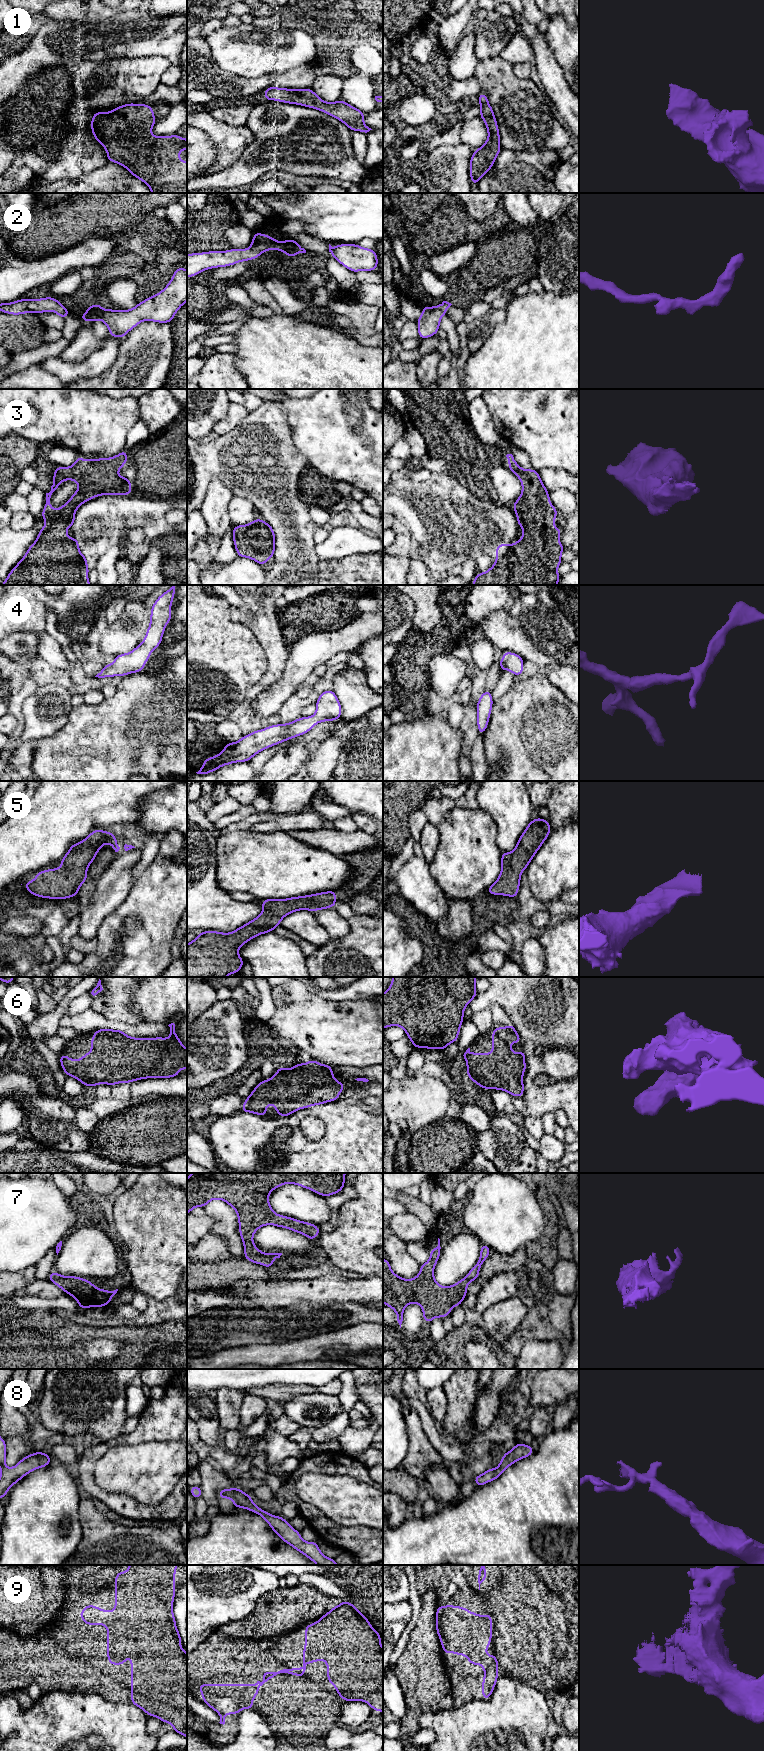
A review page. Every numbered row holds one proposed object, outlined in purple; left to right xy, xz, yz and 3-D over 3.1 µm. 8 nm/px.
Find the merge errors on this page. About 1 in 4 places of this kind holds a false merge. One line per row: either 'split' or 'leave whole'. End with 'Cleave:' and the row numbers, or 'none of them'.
1: leave whole
2: leave whole
3: leave whole
4: leave whole
5: leave whole
6: split
7: leave whole
8: leave whole
9: leave whole
Cleave: 6

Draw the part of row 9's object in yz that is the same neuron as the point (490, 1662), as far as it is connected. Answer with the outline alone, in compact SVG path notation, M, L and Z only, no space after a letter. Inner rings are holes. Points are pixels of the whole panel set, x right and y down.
M437 1606L436 1633L444 1655L464 1655L470 1665L482 1665L482 1700L492 1695L498 1680L498 1658L484 1652L492 1640L492 1614L478 1615L462 1606Z

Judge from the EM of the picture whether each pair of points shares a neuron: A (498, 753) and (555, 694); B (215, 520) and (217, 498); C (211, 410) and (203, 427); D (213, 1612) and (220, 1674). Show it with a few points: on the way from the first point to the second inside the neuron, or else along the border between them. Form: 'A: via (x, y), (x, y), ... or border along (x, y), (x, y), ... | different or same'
A: via (505, 733), (506, 720), (532, 694), (535, 694) | same
B: via (215, 515), (215, 503) | same
C: via (208, 414), (203, 419), (203, 423) | same
D: border along (218, 1628), (198, 1645) | different

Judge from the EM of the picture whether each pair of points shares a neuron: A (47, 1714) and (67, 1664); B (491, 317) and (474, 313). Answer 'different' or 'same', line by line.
A: different
B: different

